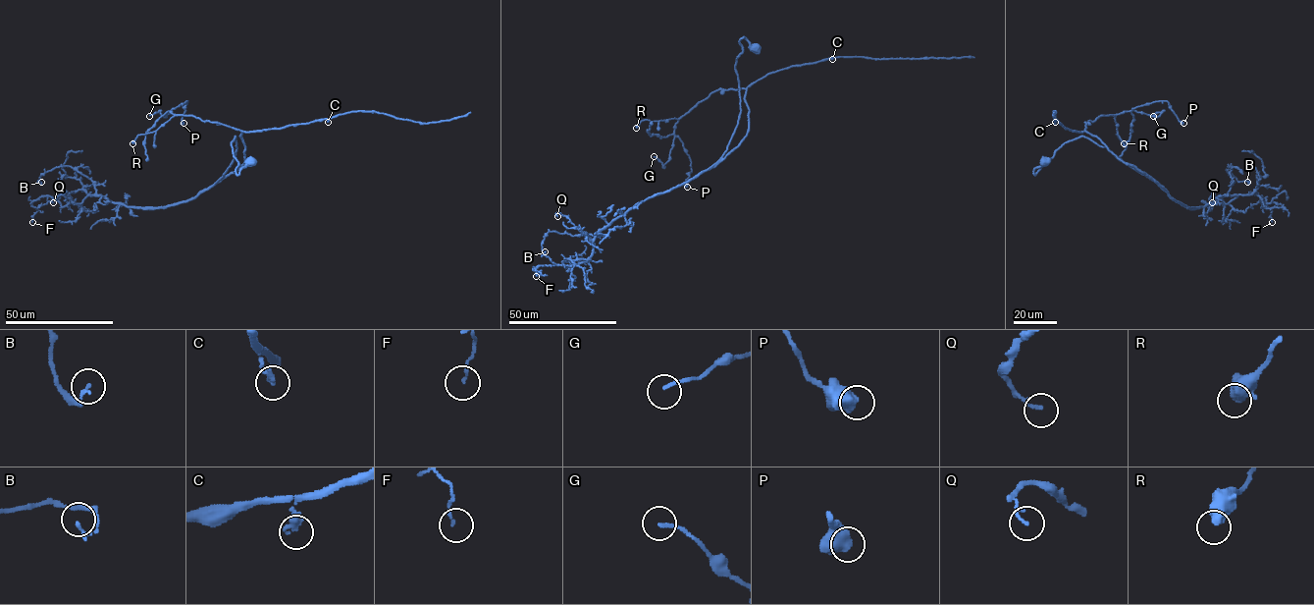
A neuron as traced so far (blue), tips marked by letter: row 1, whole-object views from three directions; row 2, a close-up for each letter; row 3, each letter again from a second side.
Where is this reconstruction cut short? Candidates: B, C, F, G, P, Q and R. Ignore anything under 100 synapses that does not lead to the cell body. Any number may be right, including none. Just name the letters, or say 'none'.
none

